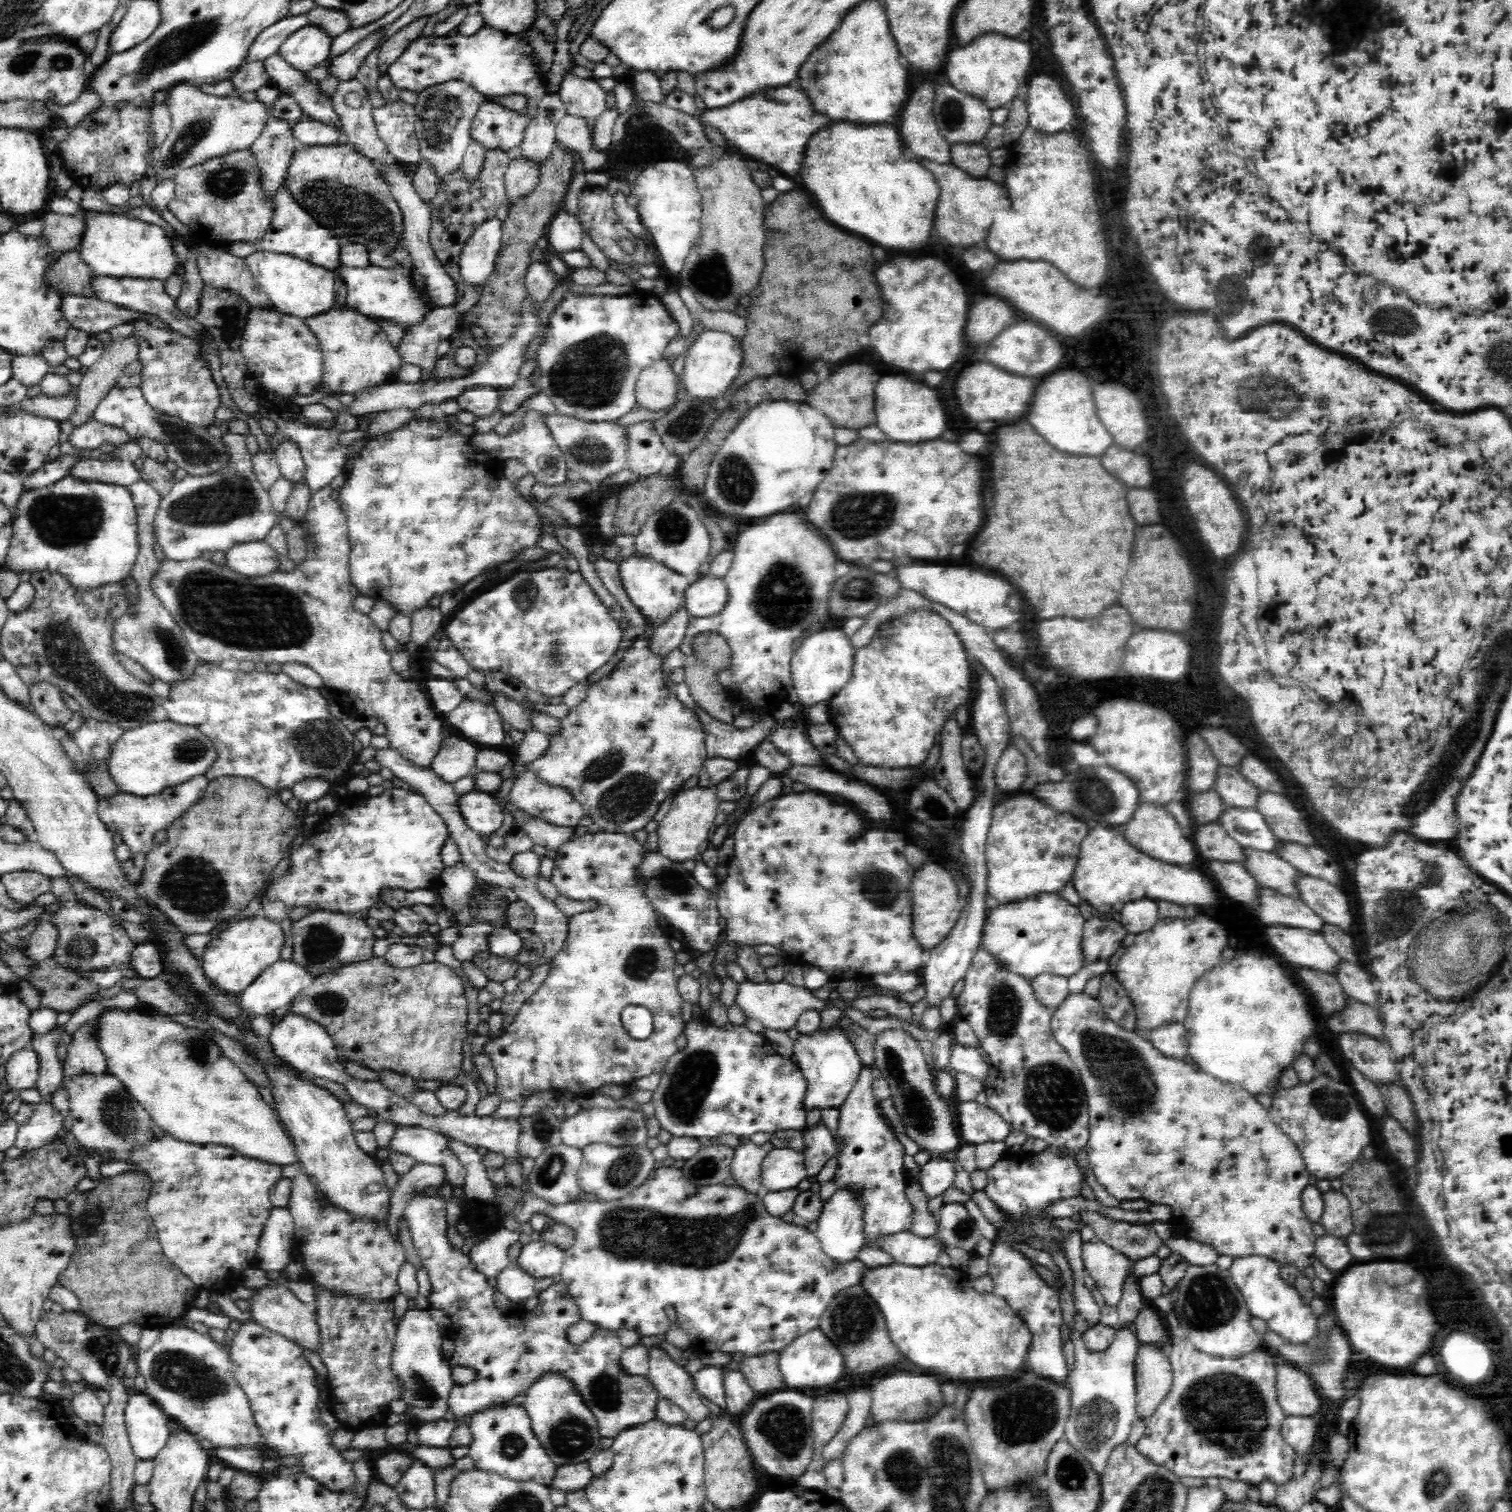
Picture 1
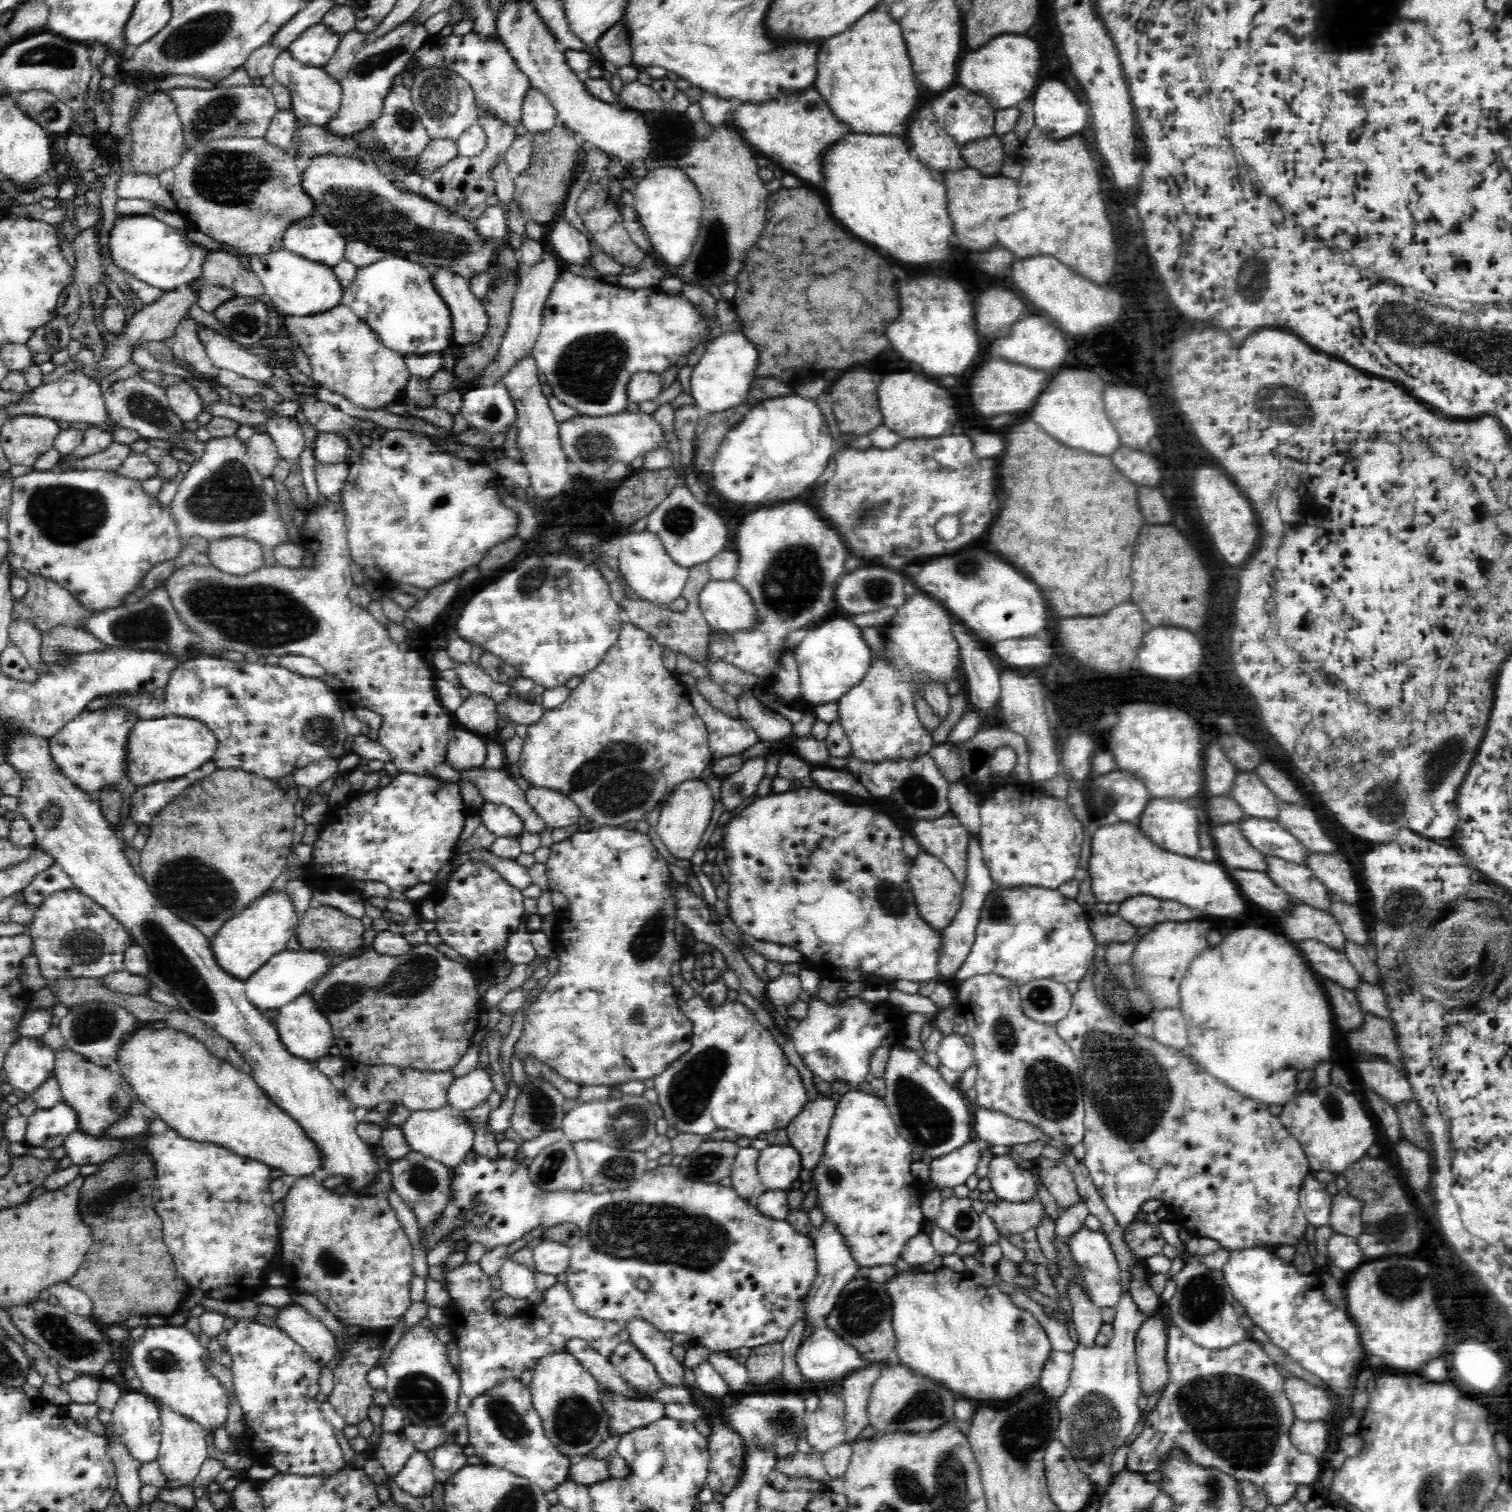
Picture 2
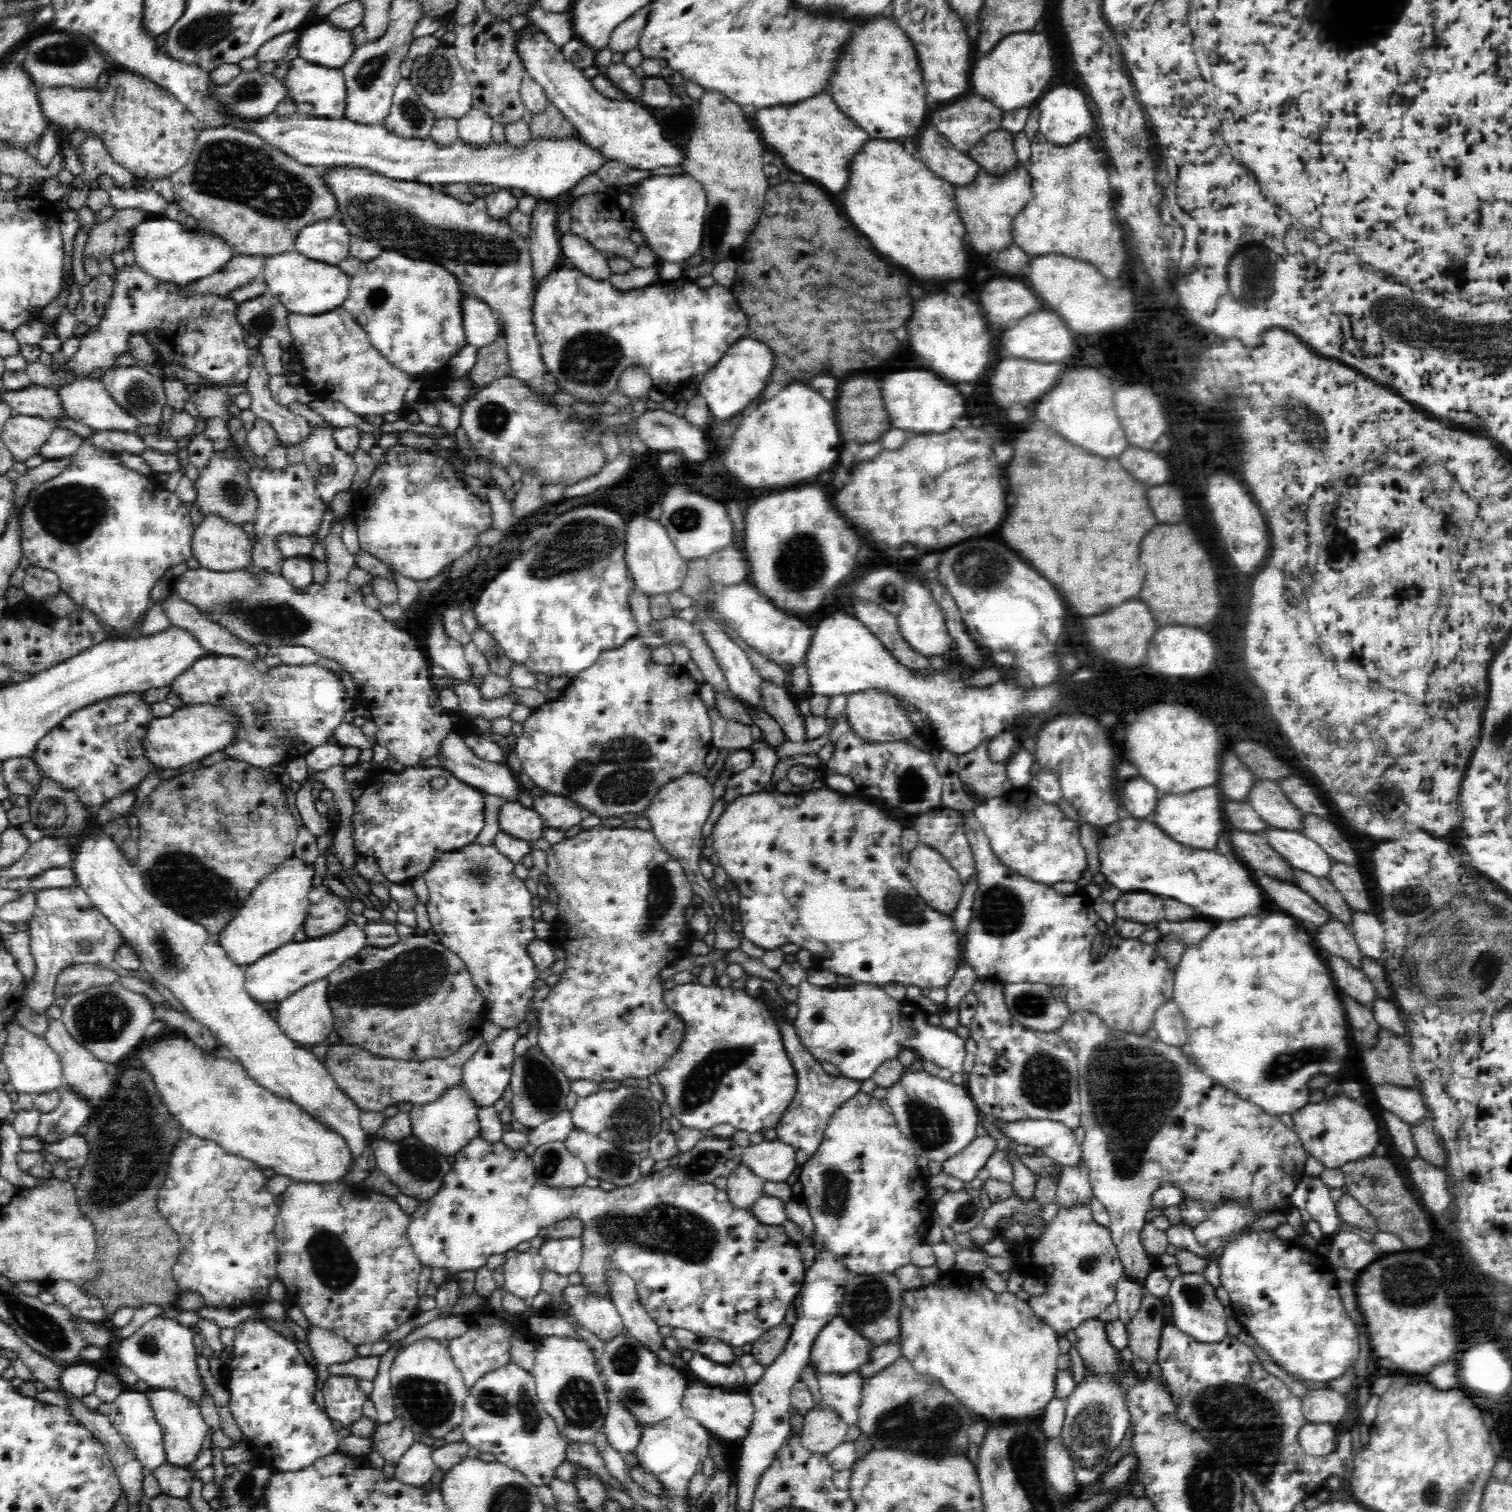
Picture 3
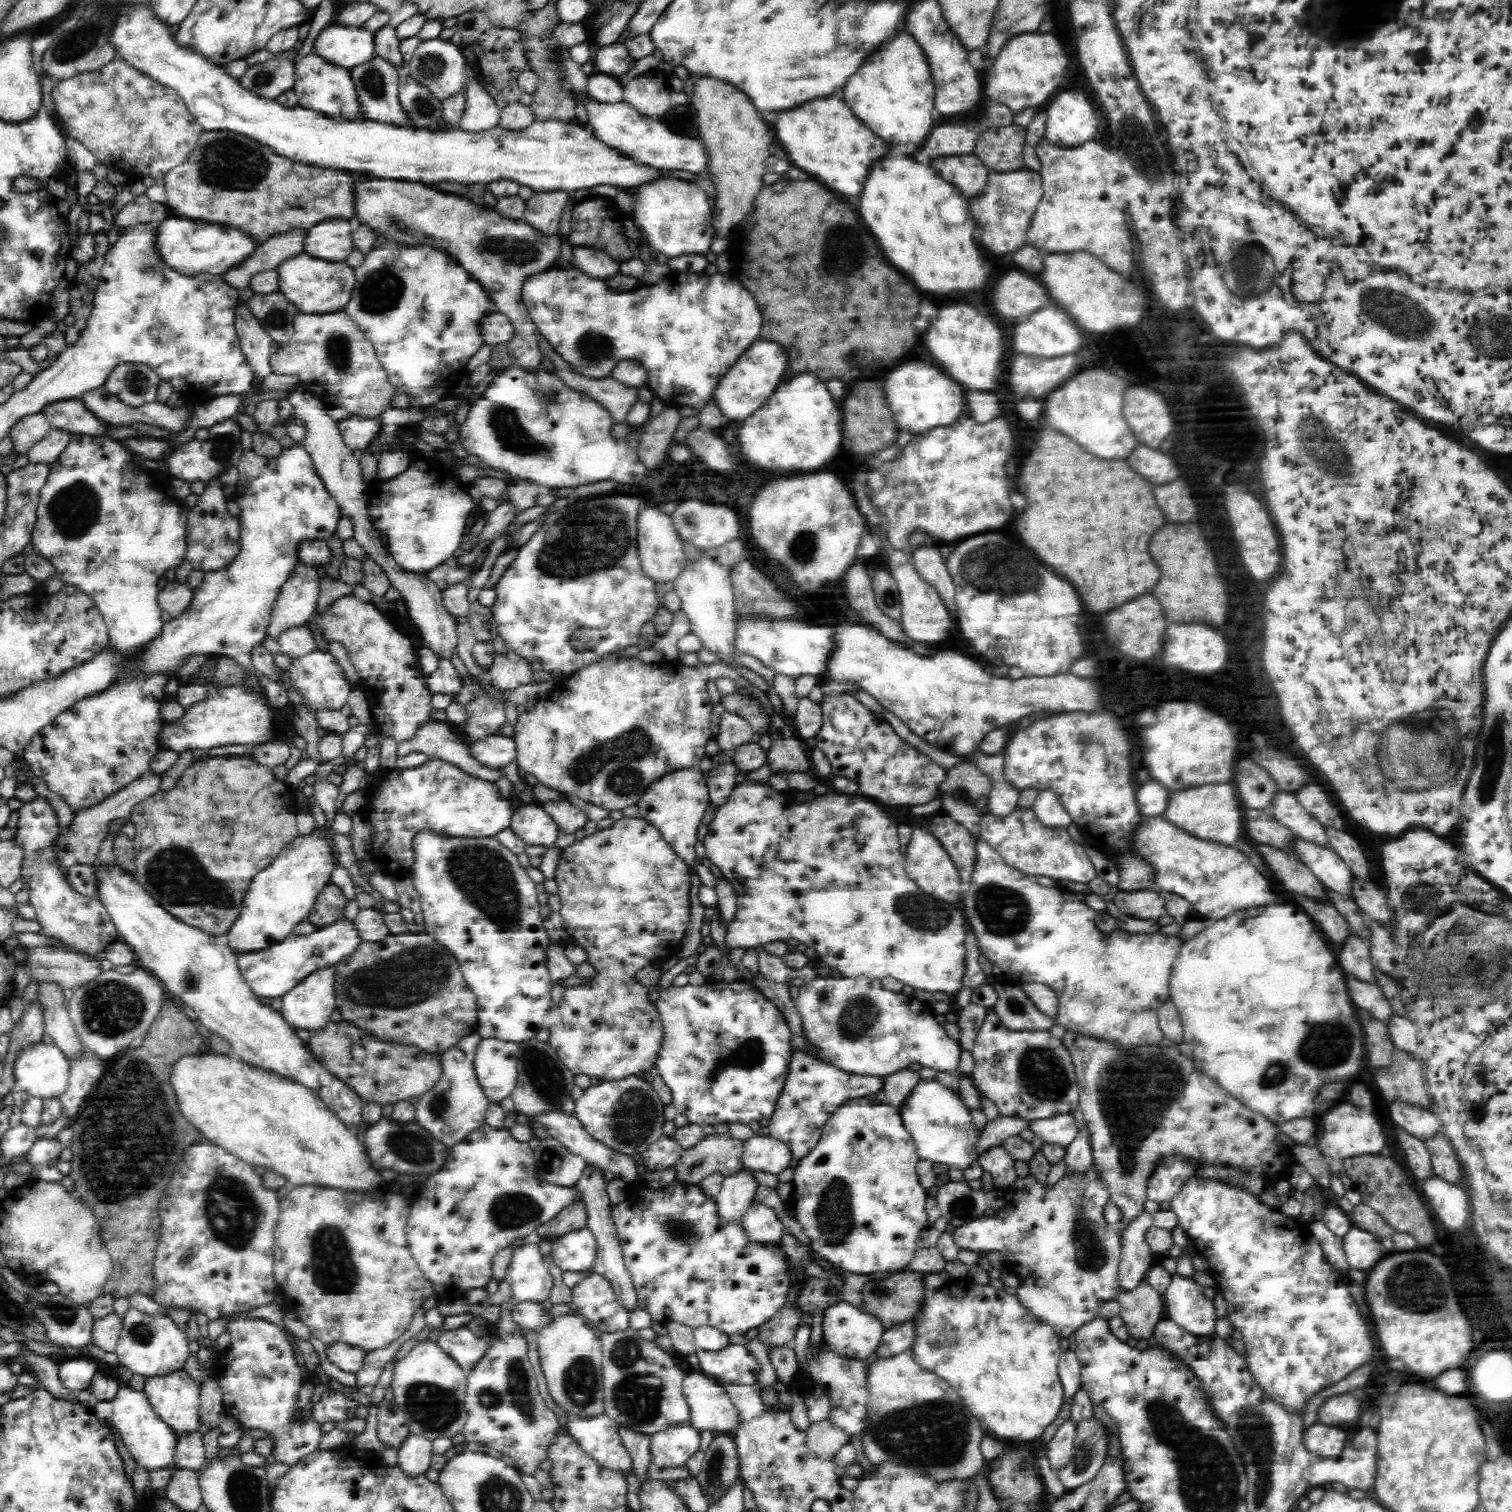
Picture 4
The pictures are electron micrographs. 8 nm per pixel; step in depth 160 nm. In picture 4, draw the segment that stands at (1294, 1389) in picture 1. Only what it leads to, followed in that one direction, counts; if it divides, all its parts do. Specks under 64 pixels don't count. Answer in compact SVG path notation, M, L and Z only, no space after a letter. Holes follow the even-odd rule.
M1338 1394L1326 1399L1318 1406L1317 1422L1338 1427L1344 1422L1352 1422L1360 1416L1360 1401L1350 1394Z

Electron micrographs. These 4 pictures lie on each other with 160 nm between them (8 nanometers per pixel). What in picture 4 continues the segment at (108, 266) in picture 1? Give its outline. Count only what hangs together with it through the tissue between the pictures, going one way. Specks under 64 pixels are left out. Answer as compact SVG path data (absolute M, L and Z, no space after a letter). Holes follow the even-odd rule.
M171 215L156 226L155 246L160 261L182 274L210 273L222 275L254 252L256 241L240 229L218 223L204 223Z

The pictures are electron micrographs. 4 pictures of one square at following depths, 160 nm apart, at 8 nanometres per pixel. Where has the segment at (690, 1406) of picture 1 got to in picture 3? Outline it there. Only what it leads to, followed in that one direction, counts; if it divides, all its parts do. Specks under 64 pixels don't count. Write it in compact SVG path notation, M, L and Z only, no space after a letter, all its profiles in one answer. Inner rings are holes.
M612 1271L607 1278L611 1290L610 1299L621 1316L623 1328L628 1331L628 1334L647 1346L661 1362L672 1367L674 1355L667 1350L659 1327L638 1301L636 1283L628 1275Z

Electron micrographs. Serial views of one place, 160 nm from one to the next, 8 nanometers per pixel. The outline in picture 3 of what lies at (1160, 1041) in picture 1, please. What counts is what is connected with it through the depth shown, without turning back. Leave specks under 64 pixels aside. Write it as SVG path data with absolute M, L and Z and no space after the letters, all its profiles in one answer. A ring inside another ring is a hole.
M1172 1000L1156 1010L1152 1024L1164 1044L1181 1047L1187 1043L1187 1030L1184 1030L1184 1015Z

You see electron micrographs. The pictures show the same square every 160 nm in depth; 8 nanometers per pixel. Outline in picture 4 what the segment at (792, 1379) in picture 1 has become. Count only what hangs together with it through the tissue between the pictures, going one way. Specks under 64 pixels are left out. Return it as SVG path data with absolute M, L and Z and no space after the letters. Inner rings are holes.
M840 1301L824 1312L822 1331L832 1352L857 1362L865 1362L873 1357L885 1332L883 1324L874 1315L864 1313L858 1306L855 1307L846 1301Z

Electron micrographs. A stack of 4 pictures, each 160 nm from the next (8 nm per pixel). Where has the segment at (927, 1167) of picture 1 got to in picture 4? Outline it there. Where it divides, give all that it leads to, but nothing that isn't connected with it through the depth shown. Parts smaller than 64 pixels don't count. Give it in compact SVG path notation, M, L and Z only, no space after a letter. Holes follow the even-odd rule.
M1004 1115L988 1121L987 1125L980 1130L979 1140L975 1145L976 1160L981 1154L984 1154L984 1151L1000 1147L1008 1138L1022 1133L1029 1121L1022 1117L1004 1117Z

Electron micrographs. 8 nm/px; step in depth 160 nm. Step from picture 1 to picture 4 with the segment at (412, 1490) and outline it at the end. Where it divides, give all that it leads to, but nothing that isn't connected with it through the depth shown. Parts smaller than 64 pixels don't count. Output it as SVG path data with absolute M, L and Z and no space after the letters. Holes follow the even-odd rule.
M409 1434L397 1450L397 1467L411 1478L424 1476L431 1467L432 1441Z

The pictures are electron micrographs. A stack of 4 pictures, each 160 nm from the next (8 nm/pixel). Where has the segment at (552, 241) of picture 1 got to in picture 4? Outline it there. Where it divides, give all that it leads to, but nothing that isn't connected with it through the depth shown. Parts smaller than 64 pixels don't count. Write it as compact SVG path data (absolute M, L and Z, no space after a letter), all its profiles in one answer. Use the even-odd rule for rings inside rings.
M574 246L572 254L574 268L580 269L590 278L606 281L619 273L618 261L605 252L597 251L592 247Z

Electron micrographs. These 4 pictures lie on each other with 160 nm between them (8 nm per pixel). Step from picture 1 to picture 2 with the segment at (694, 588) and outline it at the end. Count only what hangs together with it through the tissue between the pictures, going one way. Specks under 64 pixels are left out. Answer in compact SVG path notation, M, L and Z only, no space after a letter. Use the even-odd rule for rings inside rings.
M710 580L698 598L698 607L711 628L734 632L758 624L752 598L734 580Z

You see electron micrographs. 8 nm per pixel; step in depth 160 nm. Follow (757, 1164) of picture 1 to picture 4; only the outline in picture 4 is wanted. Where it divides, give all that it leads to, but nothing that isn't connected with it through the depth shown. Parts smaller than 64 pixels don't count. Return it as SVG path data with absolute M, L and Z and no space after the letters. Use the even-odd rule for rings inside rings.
M748 1170L738 1171L723 1178L721 1189L716 1194L717 1216L723 1222L734 1222L752 1206L759 1182Z

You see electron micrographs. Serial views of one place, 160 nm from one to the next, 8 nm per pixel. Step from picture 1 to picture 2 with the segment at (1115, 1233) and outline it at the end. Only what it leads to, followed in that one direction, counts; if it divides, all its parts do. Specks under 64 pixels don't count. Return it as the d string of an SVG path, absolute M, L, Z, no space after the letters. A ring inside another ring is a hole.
M1040 1157L1032 1163L1039 1172L1043 1184L1047 1186L1048 1192L1054 1196L1057 1206L1067 1209L1078 1201L1082 1201L1073 1174L1063 1161L1052 1161ZM1140 1218L1122 1229L1122 1238L1138 1260L1162 1253L1165 1244L1158 1225L1148 1224Z

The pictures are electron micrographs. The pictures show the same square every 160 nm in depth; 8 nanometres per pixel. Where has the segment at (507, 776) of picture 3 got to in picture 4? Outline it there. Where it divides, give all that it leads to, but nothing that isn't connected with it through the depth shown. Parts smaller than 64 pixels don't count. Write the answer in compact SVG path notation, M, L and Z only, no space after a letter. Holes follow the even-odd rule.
M436 720L421 726L411 741L401 742L397 746L397 756L406 756L414 751L424 752L430 759L452 763L472 777L491 783L504 776L503 769L488 768L471 756L469 746L460 740L453 725L447 722Z

